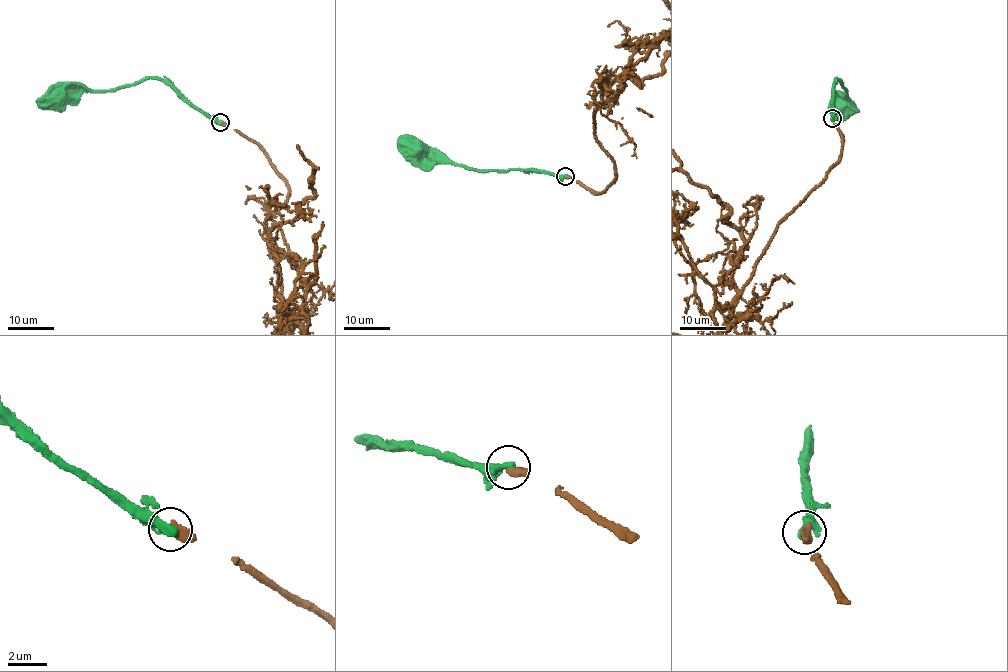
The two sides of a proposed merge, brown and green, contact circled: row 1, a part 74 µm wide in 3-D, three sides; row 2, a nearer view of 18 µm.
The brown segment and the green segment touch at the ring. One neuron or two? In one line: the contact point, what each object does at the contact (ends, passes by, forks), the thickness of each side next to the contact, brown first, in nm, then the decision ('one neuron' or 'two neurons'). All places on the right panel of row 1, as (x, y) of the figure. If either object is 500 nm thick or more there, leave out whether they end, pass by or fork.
place (832, 118); calibres 500 and 440 nm; two neurons

